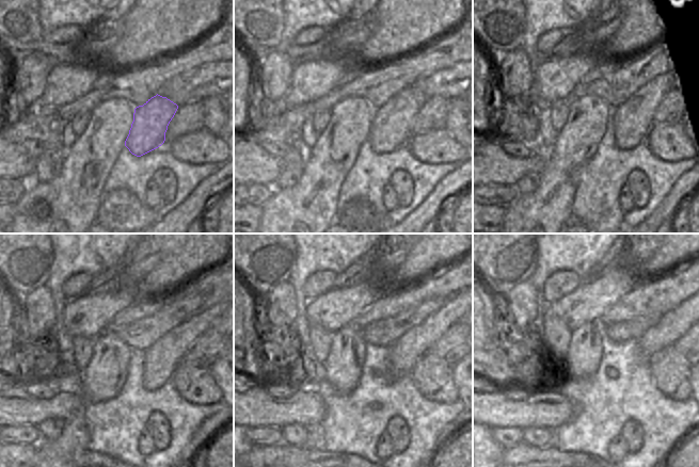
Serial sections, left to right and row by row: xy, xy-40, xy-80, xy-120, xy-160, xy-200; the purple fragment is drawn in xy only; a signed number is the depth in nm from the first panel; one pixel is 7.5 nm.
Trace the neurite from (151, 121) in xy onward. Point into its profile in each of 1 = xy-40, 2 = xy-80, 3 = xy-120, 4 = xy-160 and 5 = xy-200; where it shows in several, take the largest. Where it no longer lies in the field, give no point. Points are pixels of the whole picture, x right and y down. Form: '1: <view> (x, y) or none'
1: xy-40 (391, 128)
2: xy-80 (632, 121)
3: xy-120 (161, 358)
4: xy-160 (403, 354)
5: xy-200 (672, 325)

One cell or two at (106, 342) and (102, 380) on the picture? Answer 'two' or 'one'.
one

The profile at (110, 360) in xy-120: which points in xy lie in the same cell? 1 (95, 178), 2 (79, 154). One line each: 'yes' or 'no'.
1: yes
2: yes

